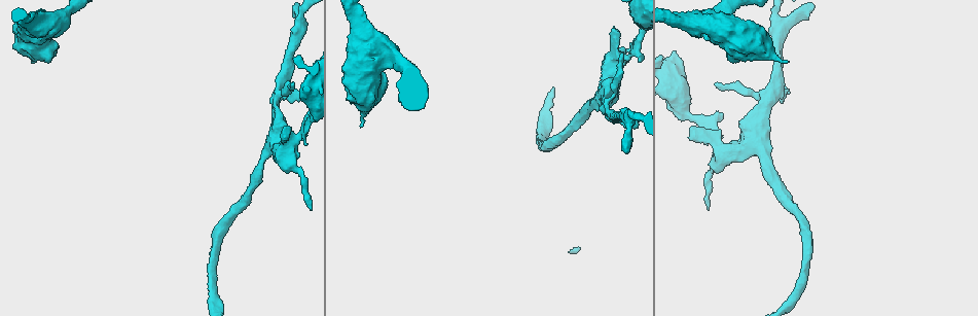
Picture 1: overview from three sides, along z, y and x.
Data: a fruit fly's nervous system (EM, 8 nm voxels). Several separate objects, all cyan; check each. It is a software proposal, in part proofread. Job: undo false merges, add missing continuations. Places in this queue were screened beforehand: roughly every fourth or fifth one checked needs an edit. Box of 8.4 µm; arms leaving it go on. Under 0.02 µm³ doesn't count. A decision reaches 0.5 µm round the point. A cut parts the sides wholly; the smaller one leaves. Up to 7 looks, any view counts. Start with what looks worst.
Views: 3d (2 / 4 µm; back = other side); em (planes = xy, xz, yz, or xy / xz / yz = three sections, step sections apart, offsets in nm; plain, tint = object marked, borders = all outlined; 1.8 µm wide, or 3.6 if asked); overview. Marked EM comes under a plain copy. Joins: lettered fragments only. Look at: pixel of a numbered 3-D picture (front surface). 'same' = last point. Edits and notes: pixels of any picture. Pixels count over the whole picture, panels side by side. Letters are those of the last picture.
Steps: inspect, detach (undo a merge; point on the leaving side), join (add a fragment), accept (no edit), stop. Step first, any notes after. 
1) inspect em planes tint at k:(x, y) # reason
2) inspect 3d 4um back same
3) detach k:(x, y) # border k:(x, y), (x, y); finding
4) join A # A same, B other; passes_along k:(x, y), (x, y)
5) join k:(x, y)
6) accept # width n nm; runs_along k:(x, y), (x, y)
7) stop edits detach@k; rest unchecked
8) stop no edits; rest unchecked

inspect 3d 4um at 1:(787, 61) # an open end

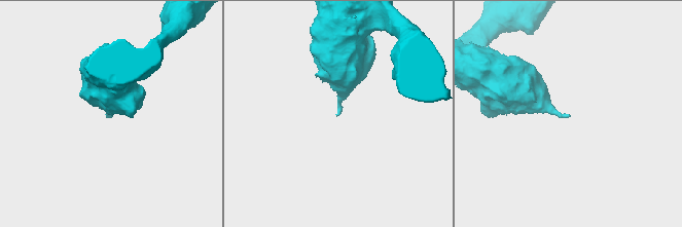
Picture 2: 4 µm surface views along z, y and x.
inspect em xz step 4 tint at 2:(105, 114)

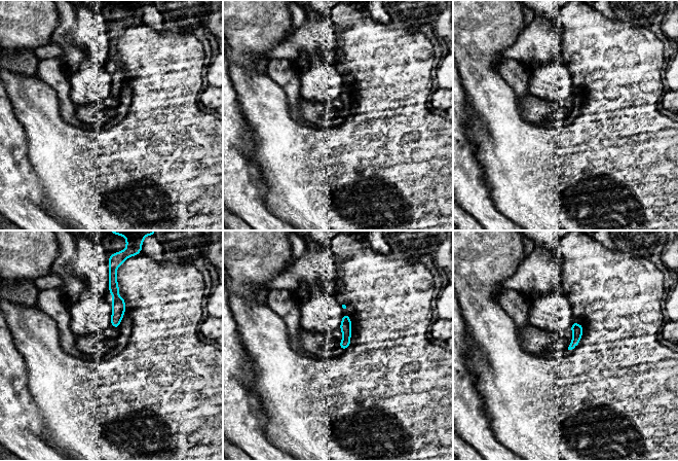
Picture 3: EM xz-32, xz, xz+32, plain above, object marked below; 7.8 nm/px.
inspect em xz step 4 borders same

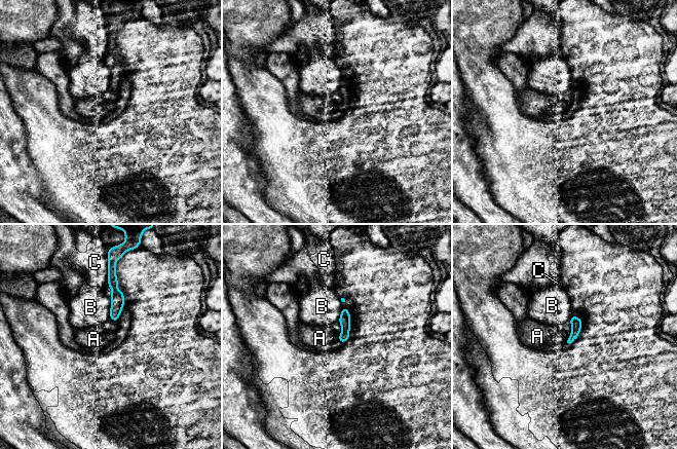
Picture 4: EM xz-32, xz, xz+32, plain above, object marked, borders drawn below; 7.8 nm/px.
accept # A other, B other, C other; runs_along 4:(110, 277), (115, 290), (115, 319); none of them fits

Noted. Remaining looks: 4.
inspect 3d 4um at 1:(724, 151) # abrupt turn

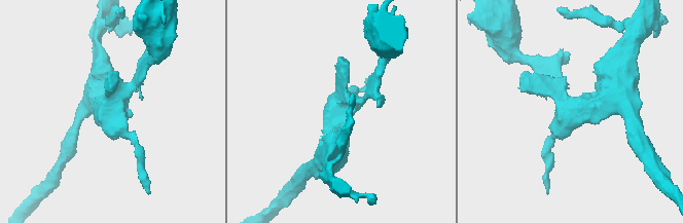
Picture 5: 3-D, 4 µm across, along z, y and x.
inspect em xz step 8 tint at 5:(341, 105)

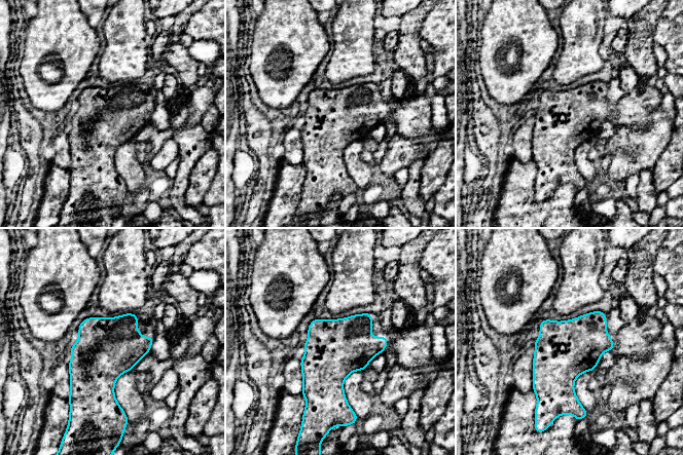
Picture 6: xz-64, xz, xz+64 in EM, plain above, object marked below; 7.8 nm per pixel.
inspect em planes borders same

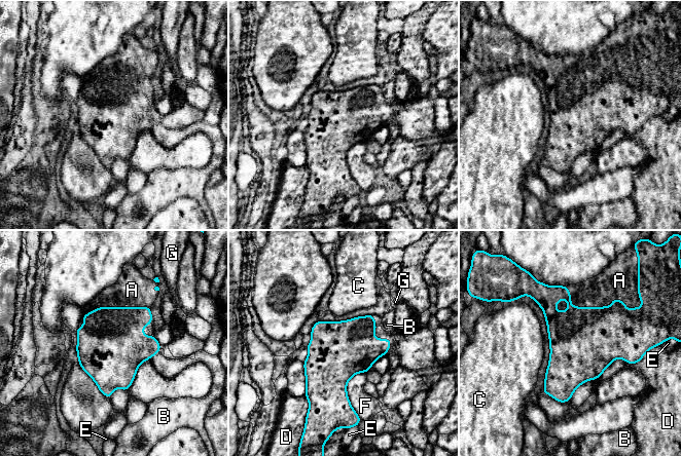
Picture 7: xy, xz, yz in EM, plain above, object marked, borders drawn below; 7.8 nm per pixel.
join 7:(619, 280) # A same, B other, C other, D other, E other, F other, G other; passes_along 7:(590, 337), (602, 307), (619, 280); the neuron continues

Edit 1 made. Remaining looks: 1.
stop edits join@7; rest unchecked

